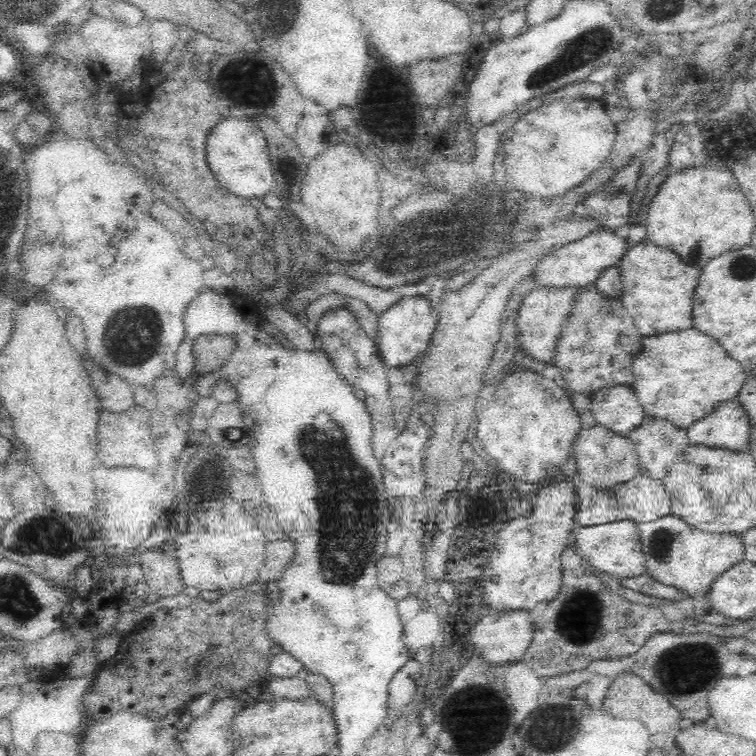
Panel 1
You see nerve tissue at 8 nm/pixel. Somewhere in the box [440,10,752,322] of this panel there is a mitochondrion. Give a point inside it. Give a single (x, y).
(593, 45)

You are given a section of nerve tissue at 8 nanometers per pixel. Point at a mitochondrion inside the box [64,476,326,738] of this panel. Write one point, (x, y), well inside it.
(200, 666)

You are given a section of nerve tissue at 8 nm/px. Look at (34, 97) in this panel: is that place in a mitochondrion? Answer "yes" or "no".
no

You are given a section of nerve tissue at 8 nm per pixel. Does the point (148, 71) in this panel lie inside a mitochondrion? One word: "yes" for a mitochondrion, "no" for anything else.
no

